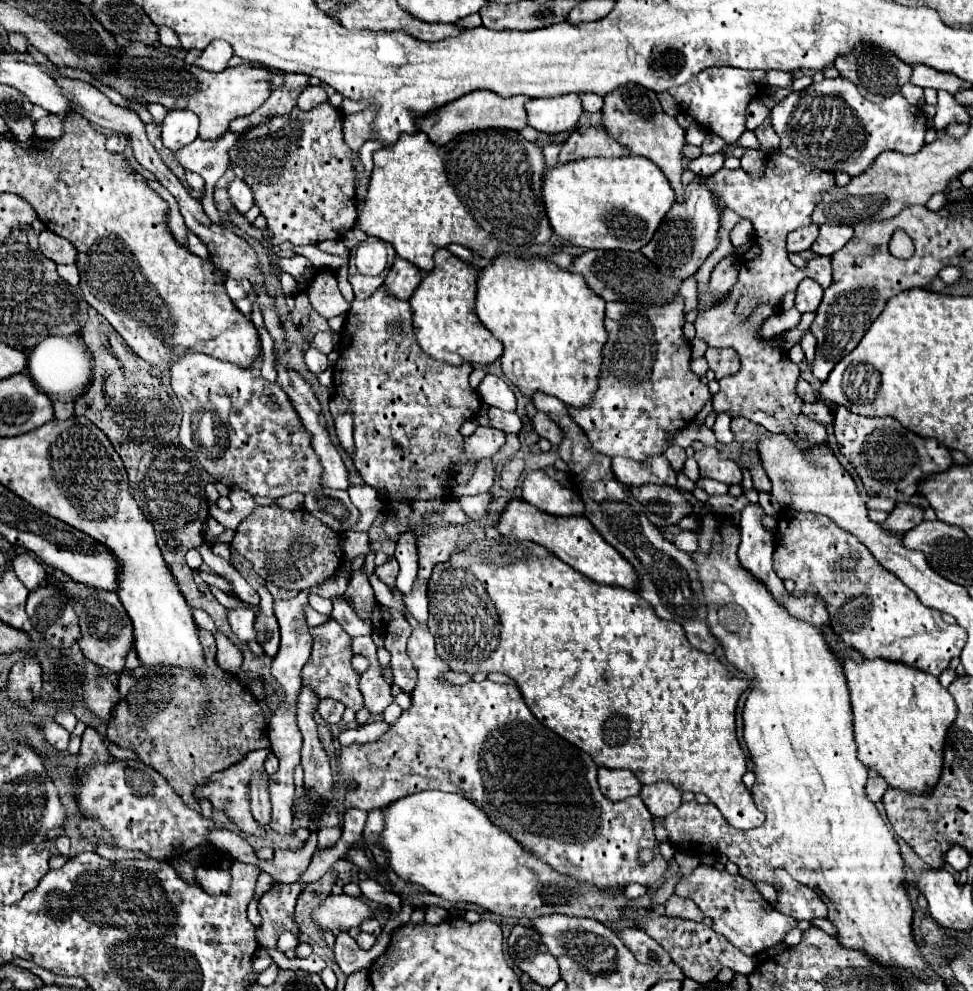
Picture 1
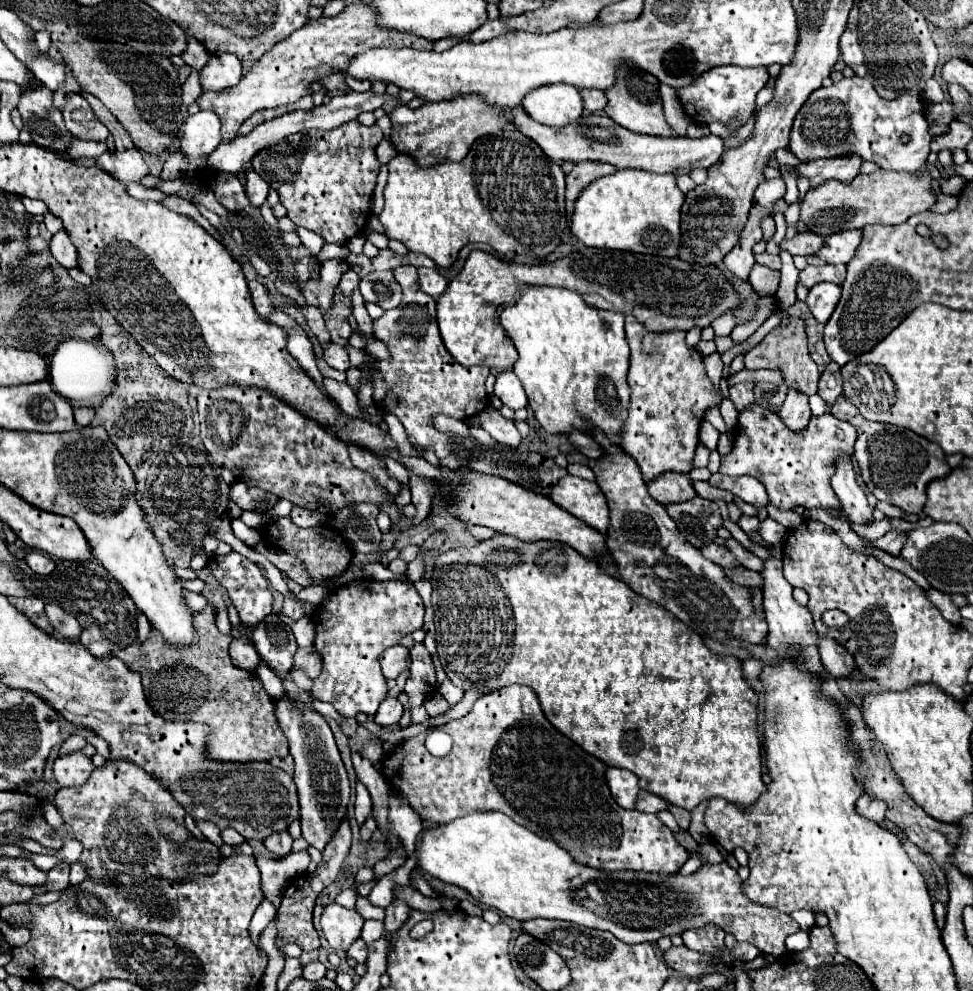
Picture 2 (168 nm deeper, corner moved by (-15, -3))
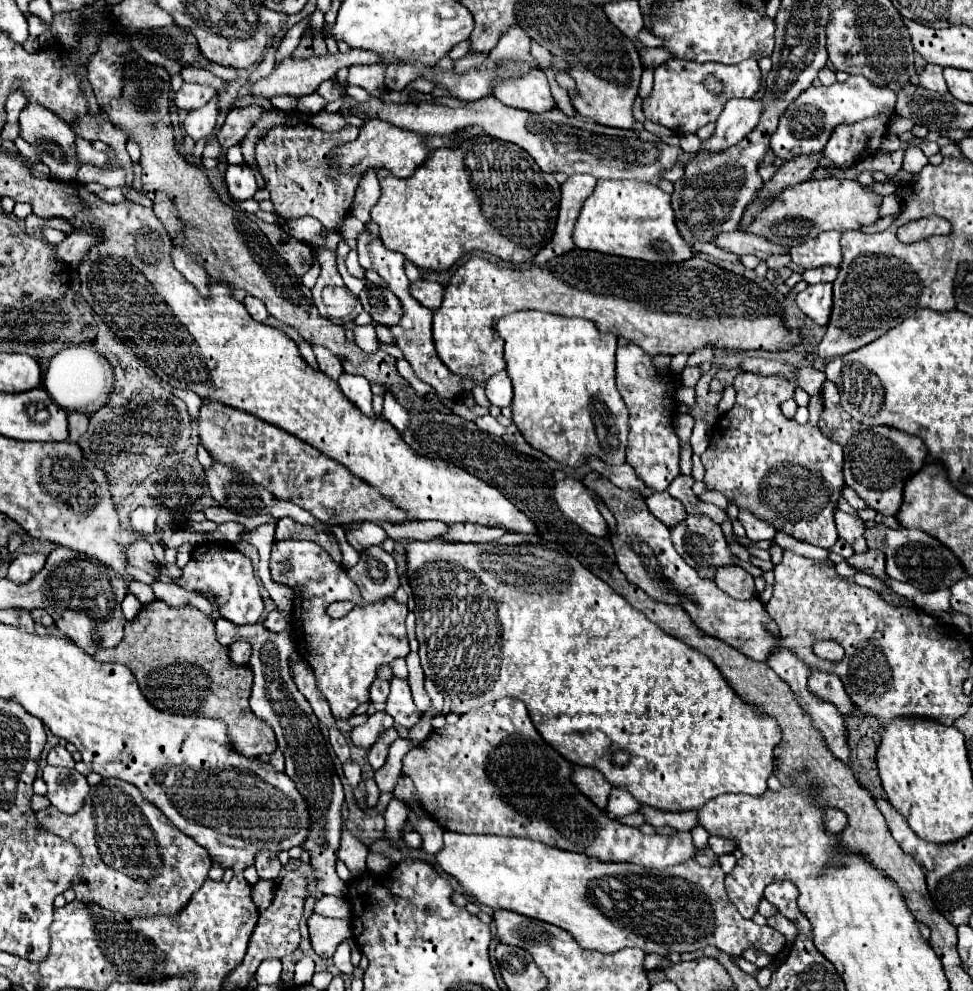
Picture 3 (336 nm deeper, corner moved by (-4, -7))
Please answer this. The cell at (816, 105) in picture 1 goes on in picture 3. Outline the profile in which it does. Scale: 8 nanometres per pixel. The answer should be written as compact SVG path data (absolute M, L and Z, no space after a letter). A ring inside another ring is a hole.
M850 77L844 83L834 83L830 87L808 87L798 99L794 99L788 109L782 113L778 129L774 131L770 139L770 147L776 153L776 157L782 159L794 159L798 155L810 155L824 149L828 143L830 133L840 123L856 123L866 117L878 115L884 107L894 107L896 93L878 85L872 85L872 81L866 81L866 77Z

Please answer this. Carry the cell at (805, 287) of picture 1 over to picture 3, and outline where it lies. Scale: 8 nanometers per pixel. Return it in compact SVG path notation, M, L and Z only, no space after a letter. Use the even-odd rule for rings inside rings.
M832 283L808 285L796 295L798 307L818 325L828 325L832 313Z

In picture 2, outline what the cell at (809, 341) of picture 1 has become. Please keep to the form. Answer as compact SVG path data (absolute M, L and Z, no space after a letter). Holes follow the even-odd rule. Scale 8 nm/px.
M833 361L827 363L823 375L821 375L821 381L819 381L819 395L827 401L827 403L833 403L839 395L841 395L841 387L843 385L843 379L841 379L841 373L839 373L839 365L835 365Z

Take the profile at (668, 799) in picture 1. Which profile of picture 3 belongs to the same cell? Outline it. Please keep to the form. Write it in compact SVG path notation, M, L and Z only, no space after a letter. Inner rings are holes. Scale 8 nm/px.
M614 787L612 793L610 793L610 799L608 799L608 815L612 817L624 817L624 815L630 815L630 813L636 813L638 811L638 801L624 789L618 789Z

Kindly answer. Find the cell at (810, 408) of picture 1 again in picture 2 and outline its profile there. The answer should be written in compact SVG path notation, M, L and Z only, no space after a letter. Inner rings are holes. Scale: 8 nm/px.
M753 405L739 413L739 425L733 439L733 449L721 459L721 473L725 475L751 475L759 479L769 495L769 501L779 509L793 507L839 507L829 479L833 475L835 459L853 453L853 443L857 439L855 429L837 421L831 413L821 417L811 417L811 423L803 431L789 431L775 411Z

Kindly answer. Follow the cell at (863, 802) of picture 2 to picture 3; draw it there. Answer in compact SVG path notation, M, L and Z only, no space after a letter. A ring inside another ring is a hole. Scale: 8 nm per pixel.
M826 809L822 819L824 819L824 831L826 833L840 833L840 829L844 829L848 823L848 817L838 809Z

